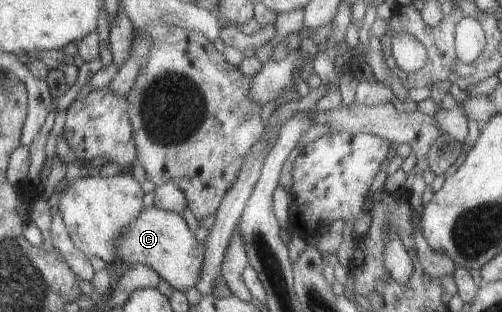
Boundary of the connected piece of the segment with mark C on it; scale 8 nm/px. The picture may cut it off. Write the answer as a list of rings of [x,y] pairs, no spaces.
[[[149,206],[143,208],[137,218],[119,234],[115,242],[115,260],[120,261],[124,268],[131,264],[148,266],[171,288],[185,292],[194,286],[201,274],[203,243],[195,239],[180,214]]]

